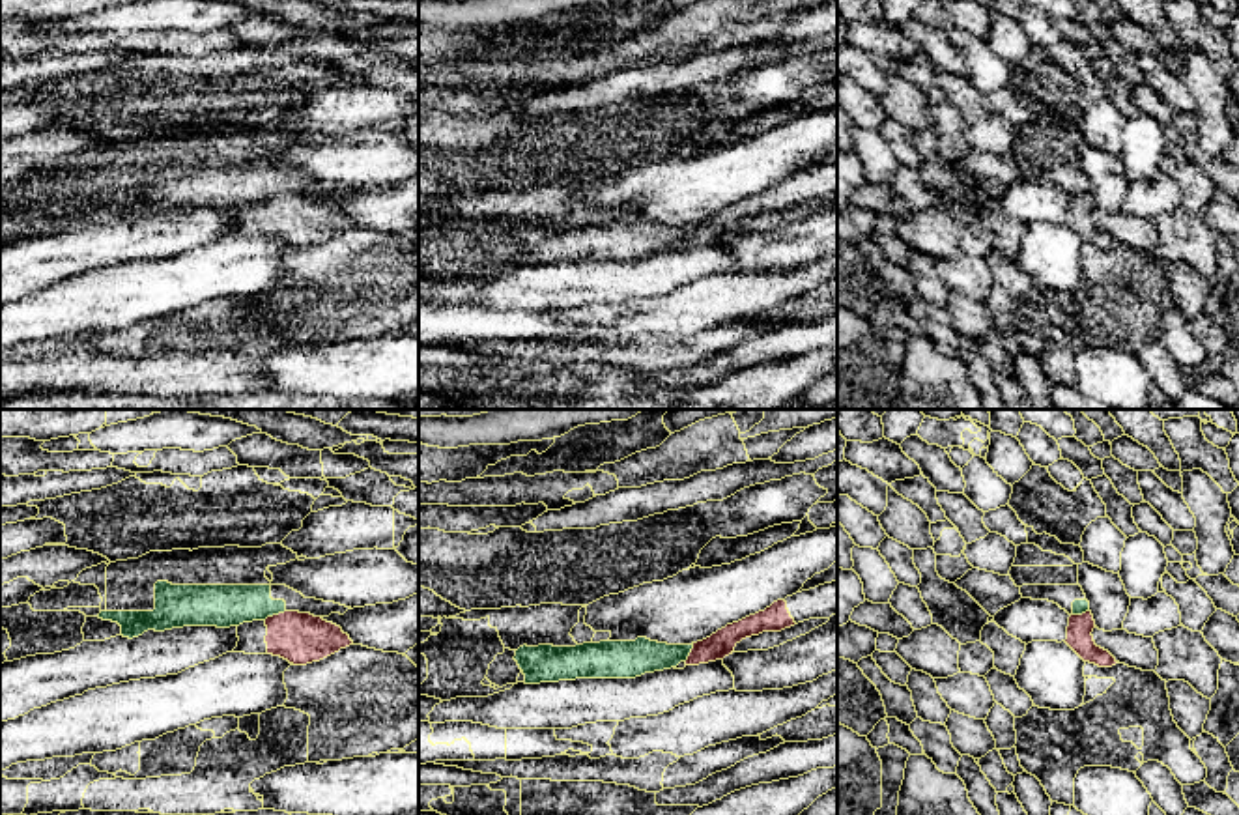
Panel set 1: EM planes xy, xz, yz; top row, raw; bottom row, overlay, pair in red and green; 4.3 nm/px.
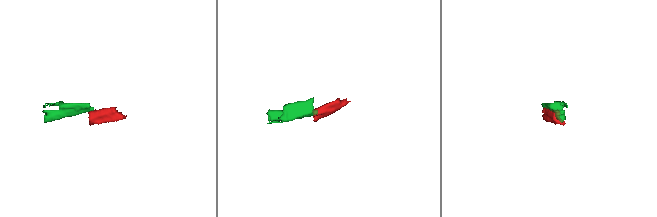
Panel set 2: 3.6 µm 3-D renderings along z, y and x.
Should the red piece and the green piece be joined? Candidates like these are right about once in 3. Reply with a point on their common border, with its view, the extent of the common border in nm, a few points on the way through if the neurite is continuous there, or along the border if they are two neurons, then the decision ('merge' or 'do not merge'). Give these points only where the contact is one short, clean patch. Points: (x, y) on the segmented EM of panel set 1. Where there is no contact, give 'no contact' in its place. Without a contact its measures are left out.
meets red in xy at (273, 615); contact 100 nm long; border along xy (284, 610), (264, 619); do not merge

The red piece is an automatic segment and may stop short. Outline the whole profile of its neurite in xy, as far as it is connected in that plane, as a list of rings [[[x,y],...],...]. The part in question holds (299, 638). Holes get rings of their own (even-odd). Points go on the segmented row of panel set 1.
[[[299,611],[243,622],[237,626],[237,637],[237,647],[232,652],[273,654],[293,665],[320,662],[353,645],[340,626]]]

